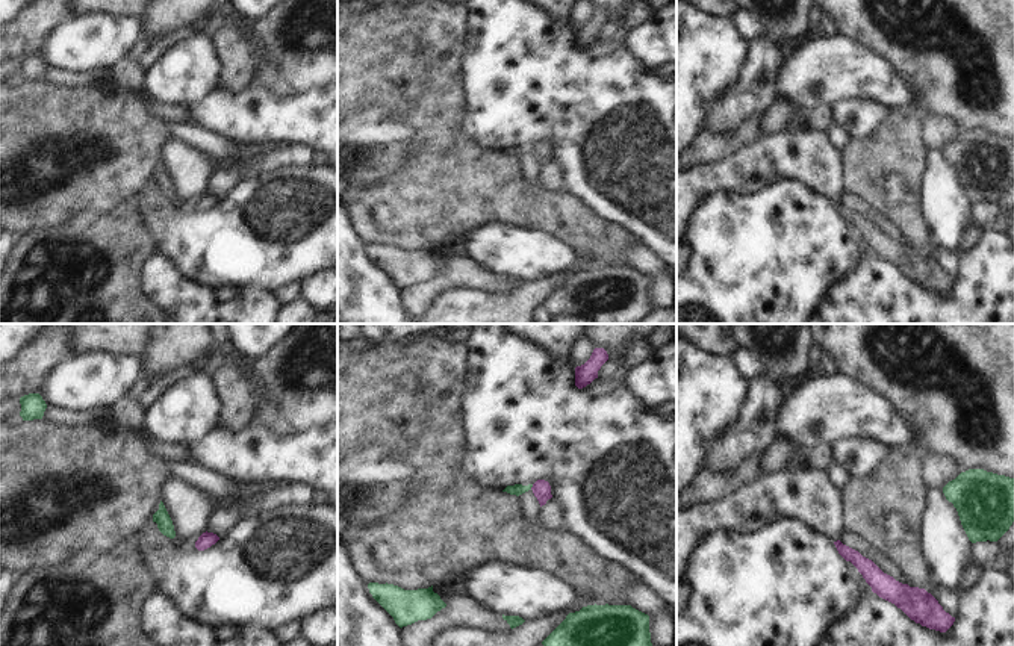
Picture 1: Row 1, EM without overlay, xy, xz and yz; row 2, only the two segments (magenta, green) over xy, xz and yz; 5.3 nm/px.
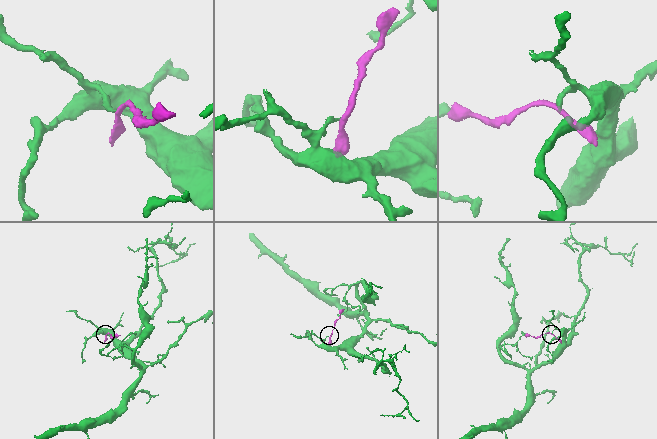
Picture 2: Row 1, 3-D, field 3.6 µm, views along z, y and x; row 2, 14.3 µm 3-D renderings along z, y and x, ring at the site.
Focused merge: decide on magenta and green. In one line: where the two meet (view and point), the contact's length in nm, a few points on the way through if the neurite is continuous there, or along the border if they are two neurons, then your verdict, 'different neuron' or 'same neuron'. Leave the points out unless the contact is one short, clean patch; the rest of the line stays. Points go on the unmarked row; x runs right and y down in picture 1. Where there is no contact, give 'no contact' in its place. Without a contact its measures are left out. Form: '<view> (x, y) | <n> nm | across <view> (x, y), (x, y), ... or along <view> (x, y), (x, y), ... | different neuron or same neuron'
xz (531, 149) | 40 nm | along xz (533, 145), (530, 150) | different neuron

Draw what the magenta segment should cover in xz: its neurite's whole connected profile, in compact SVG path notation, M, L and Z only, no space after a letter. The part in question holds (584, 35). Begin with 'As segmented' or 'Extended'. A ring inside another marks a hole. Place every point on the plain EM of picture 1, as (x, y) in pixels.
As segmented. M595 9L590 20L584 26L575 29L575 47L583 50L598 39L598 32L607 21L607 12L604 9Z

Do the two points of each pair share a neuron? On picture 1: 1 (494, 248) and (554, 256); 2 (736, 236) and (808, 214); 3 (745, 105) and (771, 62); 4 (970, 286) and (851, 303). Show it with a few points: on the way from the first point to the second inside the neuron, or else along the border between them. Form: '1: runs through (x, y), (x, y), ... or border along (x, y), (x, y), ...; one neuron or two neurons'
1: runs through (509, 250), (539, 254); one neuron
2: runs through (754, 236), (786, 236), (790, 232); one neuron
3: runs through (752, 94), (754, 79), (760, 70); one neuron
4: runs through (940, 303), (881, 303); one neuron

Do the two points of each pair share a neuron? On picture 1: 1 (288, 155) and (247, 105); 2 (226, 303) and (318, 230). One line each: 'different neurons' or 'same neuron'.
1: different neurons
2: different neurons

